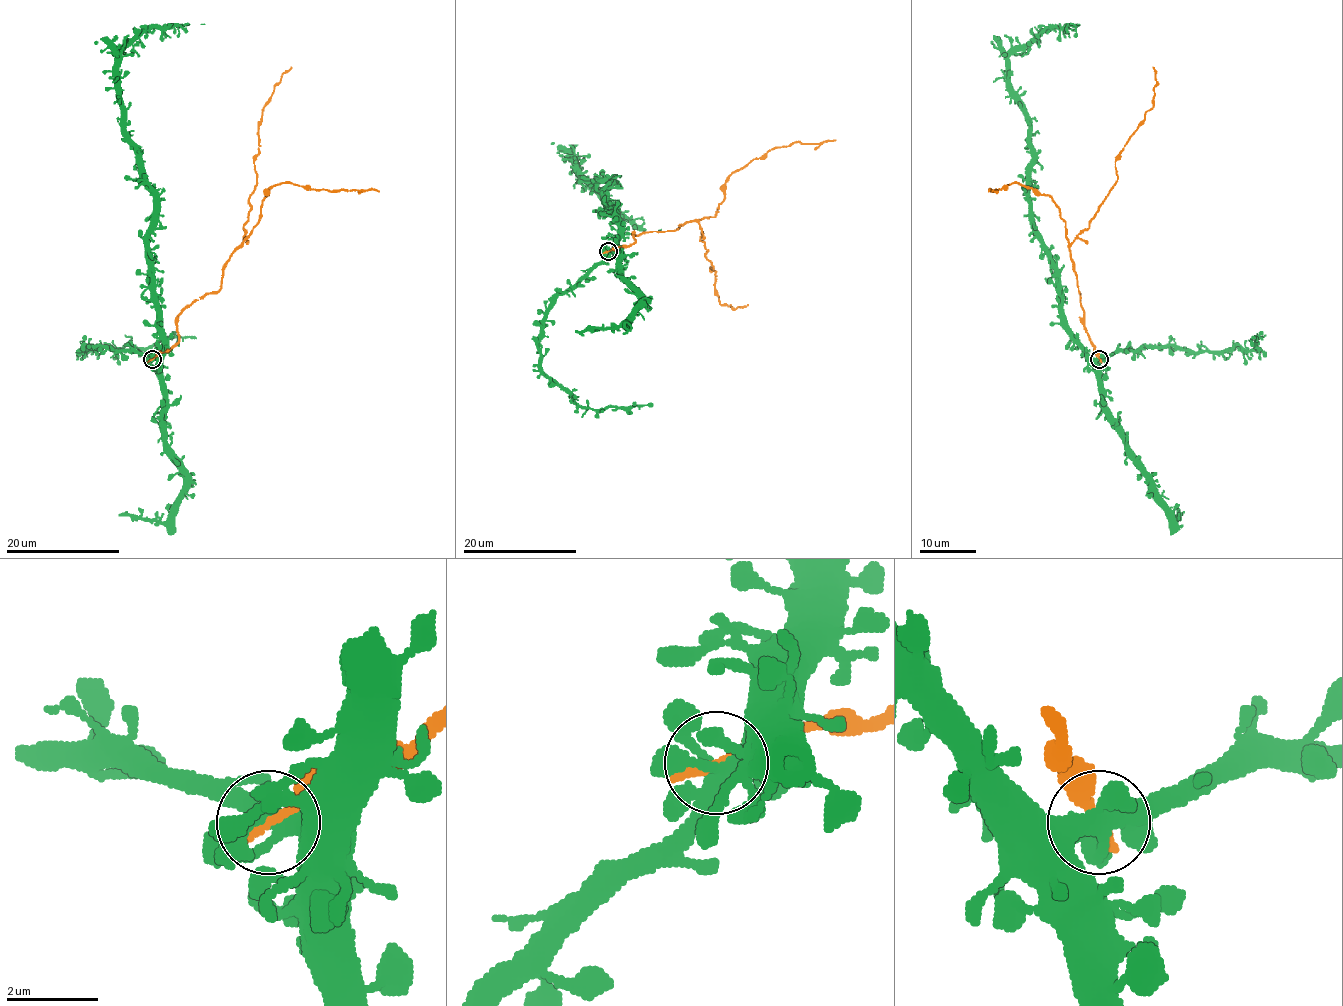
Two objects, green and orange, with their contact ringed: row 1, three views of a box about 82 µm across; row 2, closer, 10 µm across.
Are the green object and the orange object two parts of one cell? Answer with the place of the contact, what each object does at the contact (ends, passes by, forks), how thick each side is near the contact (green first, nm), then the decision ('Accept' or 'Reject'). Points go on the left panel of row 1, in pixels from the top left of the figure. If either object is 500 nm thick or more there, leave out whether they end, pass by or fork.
Place: (152, 359). At the ring green forks. At the ring orange ends. Thickness 360 nm (green) against 320 nm. Reject

